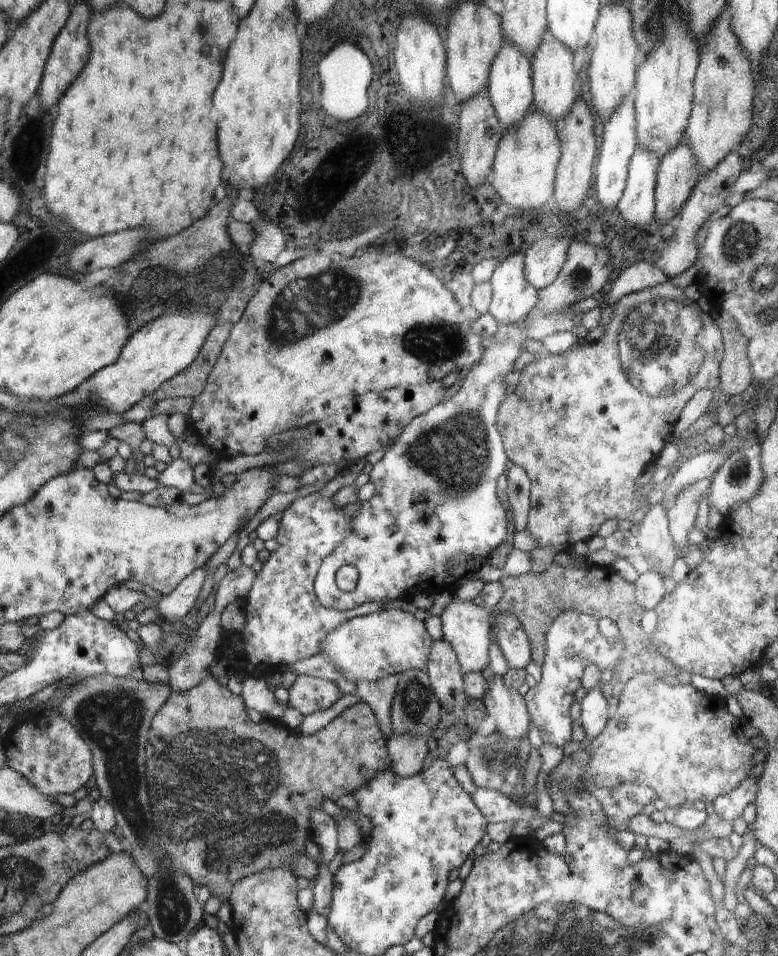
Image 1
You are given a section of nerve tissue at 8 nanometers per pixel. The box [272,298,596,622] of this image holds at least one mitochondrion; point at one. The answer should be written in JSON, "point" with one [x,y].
{"point":[456,452]}

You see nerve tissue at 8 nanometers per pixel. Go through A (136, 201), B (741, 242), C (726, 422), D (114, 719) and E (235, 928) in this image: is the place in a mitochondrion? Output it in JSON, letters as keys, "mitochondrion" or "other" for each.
{"A":"other","B":"mitochondrion","C":"other","D":"mitochondrion","E":"other"}

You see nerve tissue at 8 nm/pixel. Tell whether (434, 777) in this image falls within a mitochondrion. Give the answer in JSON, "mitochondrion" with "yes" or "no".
{"mitochondrion":"no"}

